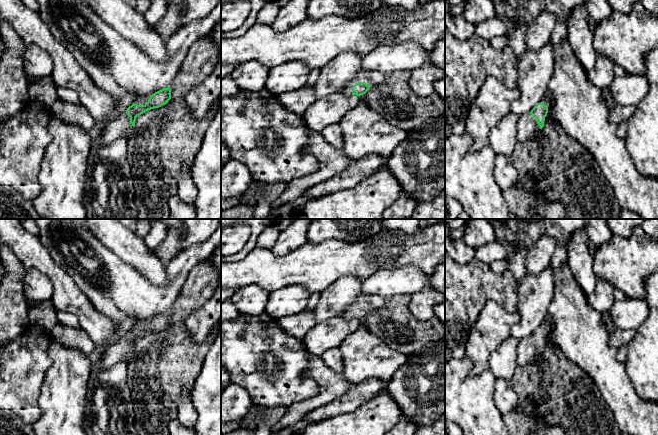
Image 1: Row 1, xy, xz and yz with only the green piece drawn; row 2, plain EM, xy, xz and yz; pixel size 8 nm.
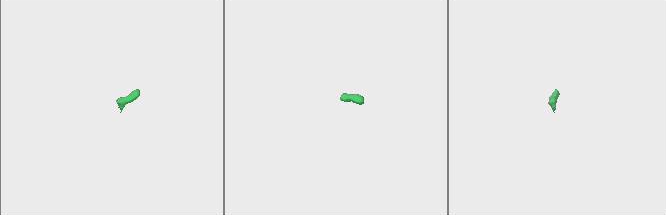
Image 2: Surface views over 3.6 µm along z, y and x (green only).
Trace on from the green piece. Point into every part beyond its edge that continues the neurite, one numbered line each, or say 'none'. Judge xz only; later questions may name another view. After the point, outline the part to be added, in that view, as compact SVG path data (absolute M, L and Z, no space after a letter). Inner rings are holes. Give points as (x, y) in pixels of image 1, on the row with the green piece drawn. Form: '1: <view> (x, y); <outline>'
1: xz (369, 77); M359 70L352 78L351 81L345 84L342 92L346 96L352 95L352 87L358 83L366 83L369 85L378 85L384 81L384 74L376 71L361 71Z

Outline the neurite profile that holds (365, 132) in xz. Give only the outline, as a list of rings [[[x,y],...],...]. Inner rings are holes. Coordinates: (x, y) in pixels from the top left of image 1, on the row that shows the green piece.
[[[363,100],[345,113],[339,127],[344,140],[342,150],[354,161],[371,154],[390,158],[407,136],[406,130],[390,124]]]

